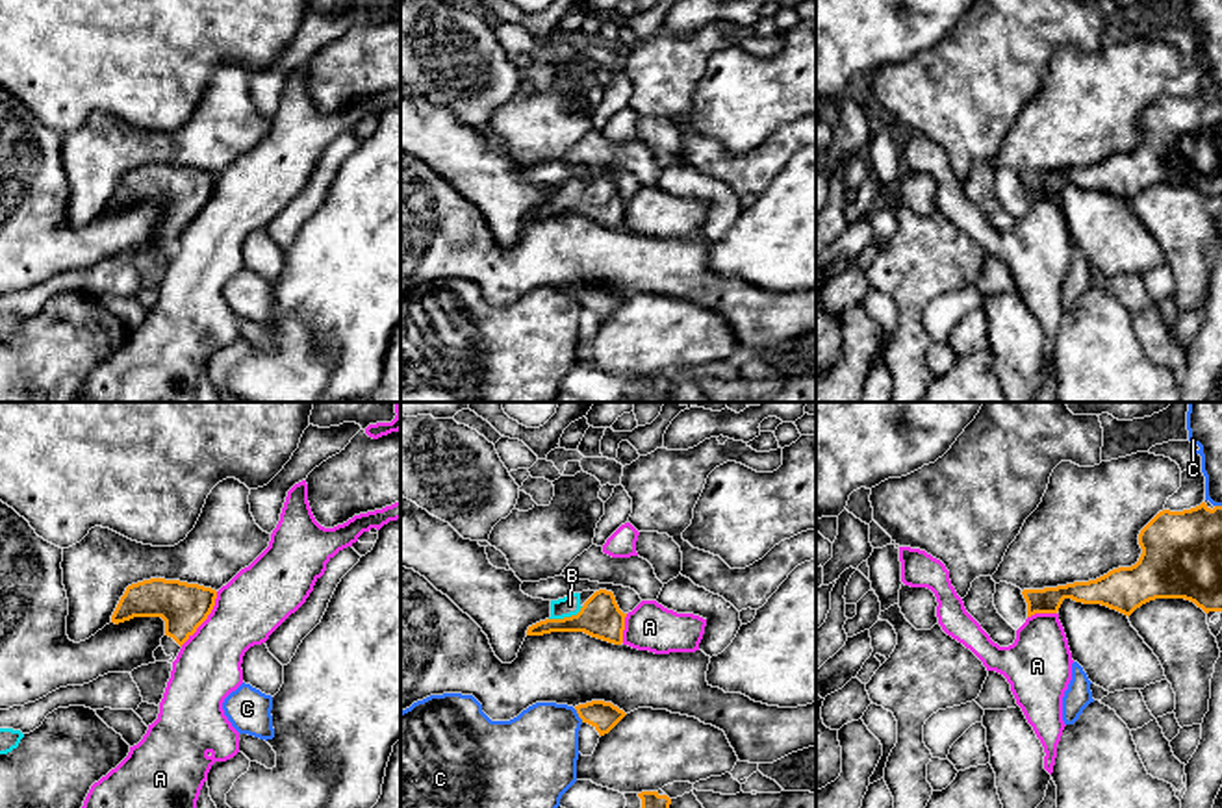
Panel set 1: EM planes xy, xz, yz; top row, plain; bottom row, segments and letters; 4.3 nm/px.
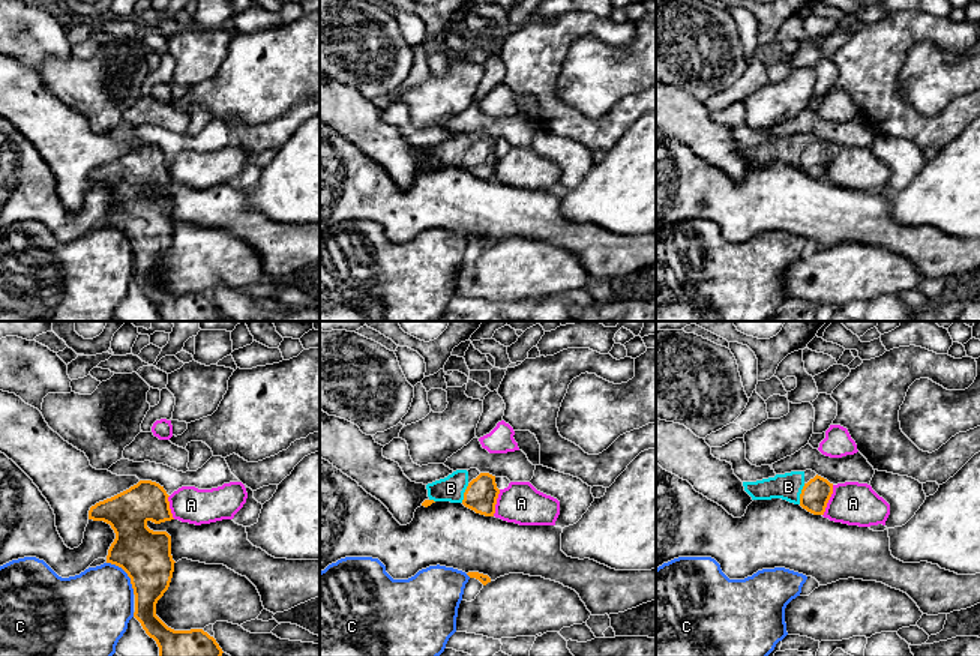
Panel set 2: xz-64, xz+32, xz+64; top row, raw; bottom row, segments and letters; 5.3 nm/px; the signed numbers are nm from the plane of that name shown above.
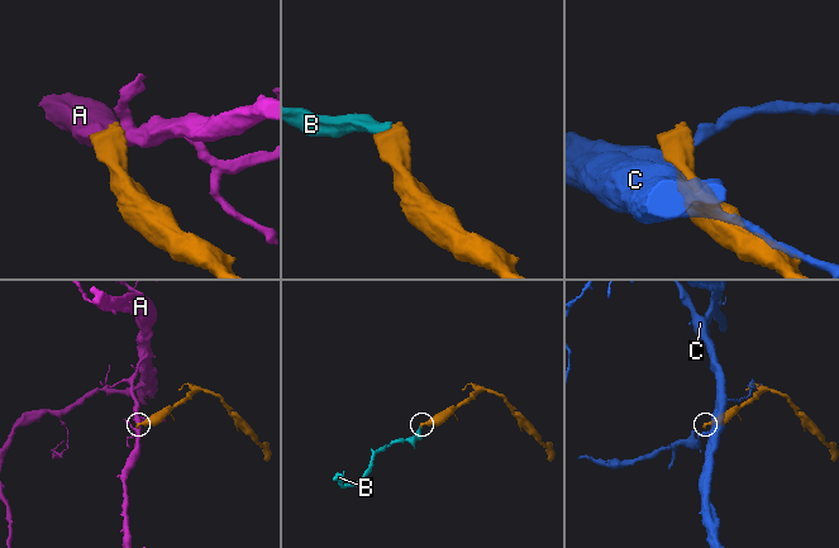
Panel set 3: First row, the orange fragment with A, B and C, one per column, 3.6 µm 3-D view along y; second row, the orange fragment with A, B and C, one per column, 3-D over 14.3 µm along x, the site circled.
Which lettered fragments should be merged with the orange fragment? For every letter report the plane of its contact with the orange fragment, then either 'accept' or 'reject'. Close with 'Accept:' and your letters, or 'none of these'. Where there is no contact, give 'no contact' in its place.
A: contact in xy; reject
B: contact in xz; accept
C: contact in xz; reject
Accept: B

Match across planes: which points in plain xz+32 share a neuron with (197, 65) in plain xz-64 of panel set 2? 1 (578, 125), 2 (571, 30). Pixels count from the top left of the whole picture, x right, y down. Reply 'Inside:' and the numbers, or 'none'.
Inside: 1, 2

